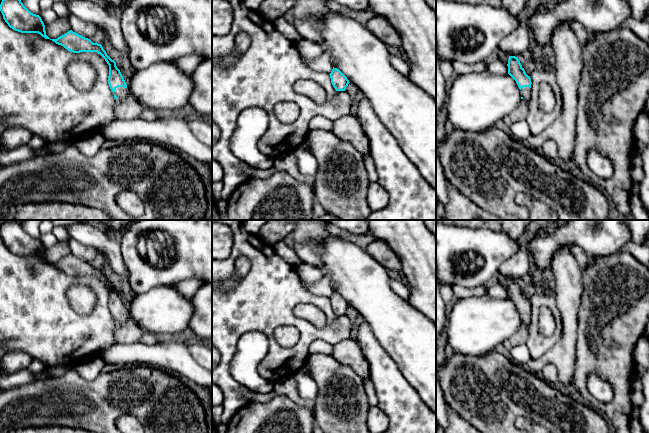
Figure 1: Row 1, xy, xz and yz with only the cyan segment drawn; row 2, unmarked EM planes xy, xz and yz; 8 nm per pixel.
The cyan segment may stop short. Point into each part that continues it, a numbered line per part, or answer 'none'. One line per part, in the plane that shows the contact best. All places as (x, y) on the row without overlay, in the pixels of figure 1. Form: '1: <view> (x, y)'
1: xy (126, 332)

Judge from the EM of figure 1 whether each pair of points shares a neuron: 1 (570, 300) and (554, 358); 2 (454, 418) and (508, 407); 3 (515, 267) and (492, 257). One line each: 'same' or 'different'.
1: same
2: different
3: different

